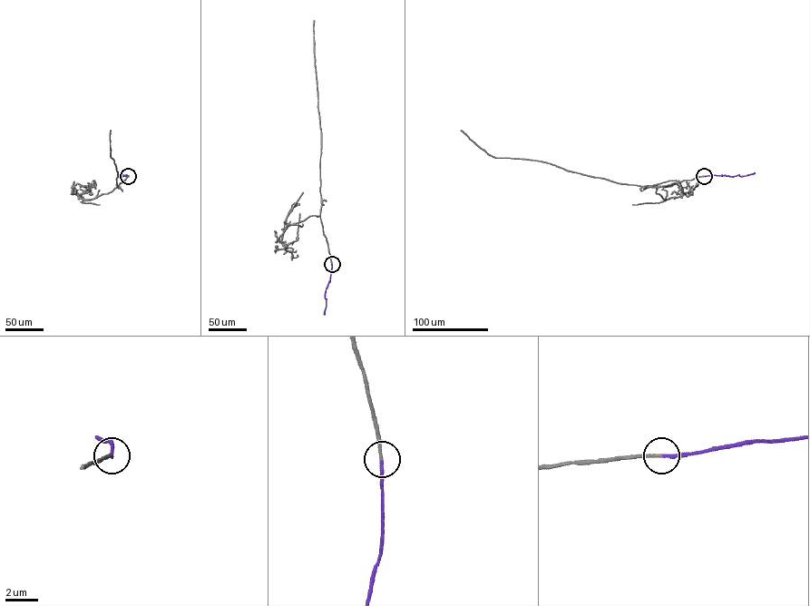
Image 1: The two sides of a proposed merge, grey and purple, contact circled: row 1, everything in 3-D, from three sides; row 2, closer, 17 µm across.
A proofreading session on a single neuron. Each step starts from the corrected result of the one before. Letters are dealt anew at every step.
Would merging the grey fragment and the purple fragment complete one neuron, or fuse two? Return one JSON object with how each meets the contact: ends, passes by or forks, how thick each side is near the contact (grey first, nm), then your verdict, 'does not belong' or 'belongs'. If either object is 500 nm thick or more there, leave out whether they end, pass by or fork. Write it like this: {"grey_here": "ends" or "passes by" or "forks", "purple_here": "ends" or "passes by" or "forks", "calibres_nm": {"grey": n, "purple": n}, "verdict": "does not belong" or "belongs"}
{"grey_here": "ends", "purple_here": "ends", "calibres_nm": {"grey": 170, "purple": 200}, "verdict": "belongs"}

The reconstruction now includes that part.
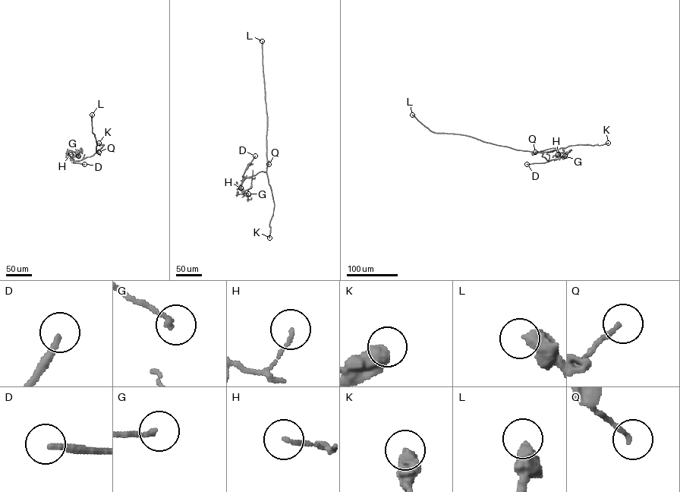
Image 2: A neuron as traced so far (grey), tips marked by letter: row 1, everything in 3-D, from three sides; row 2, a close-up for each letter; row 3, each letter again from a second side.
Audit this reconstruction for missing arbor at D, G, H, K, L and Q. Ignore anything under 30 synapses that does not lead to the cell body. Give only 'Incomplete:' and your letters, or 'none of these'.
Incomplete: D, L

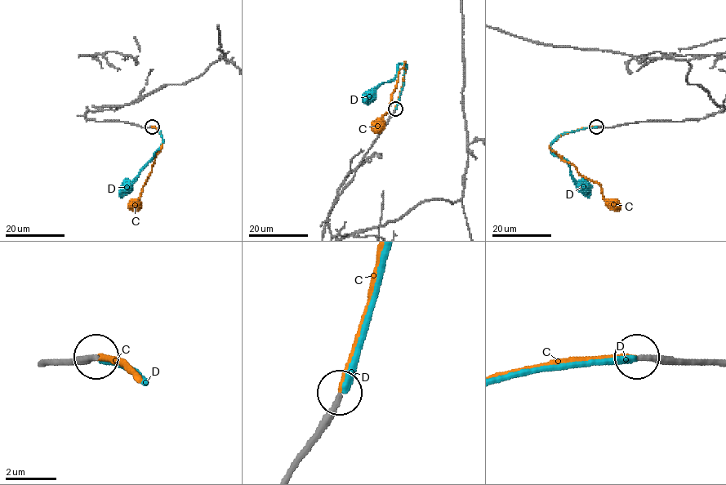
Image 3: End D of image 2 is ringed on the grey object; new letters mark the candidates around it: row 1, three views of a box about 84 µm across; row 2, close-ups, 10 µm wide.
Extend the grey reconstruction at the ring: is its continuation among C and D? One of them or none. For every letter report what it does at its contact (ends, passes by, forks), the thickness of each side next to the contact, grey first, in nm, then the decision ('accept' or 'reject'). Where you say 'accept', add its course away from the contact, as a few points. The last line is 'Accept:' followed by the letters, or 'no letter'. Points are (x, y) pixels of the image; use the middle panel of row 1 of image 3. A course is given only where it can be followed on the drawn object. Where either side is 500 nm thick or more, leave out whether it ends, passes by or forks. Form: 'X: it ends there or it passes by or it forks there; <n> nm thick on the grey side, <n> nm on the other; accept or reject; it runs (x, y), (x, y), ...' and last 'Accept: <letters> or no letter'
C: it ends there; 260 nm thick on the grey side, 200 nm on the other; accept; it runs (395, 109), (403, 82), (405, 62), (398, 72), (389, 109), (378, 124)
D: it ends there; 260 nm thick on the grey side, 280 nm on the other; reject
Accept: C

